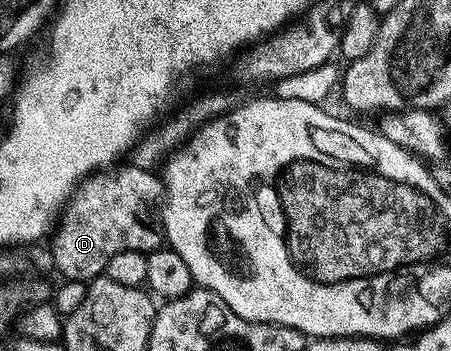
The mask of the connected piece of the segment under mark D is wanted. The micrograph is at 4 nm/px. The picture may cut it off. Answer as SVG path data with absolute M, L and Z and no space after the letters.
M130 162L91 173L75 187L53 229L49 247L54 271L59 271L64 281L90 282L106 273L109 258L113 258L113 254L121 254L121 250L149 253L164 247L163 226L157 211L164 195L163 181L152 169L138 168Z

